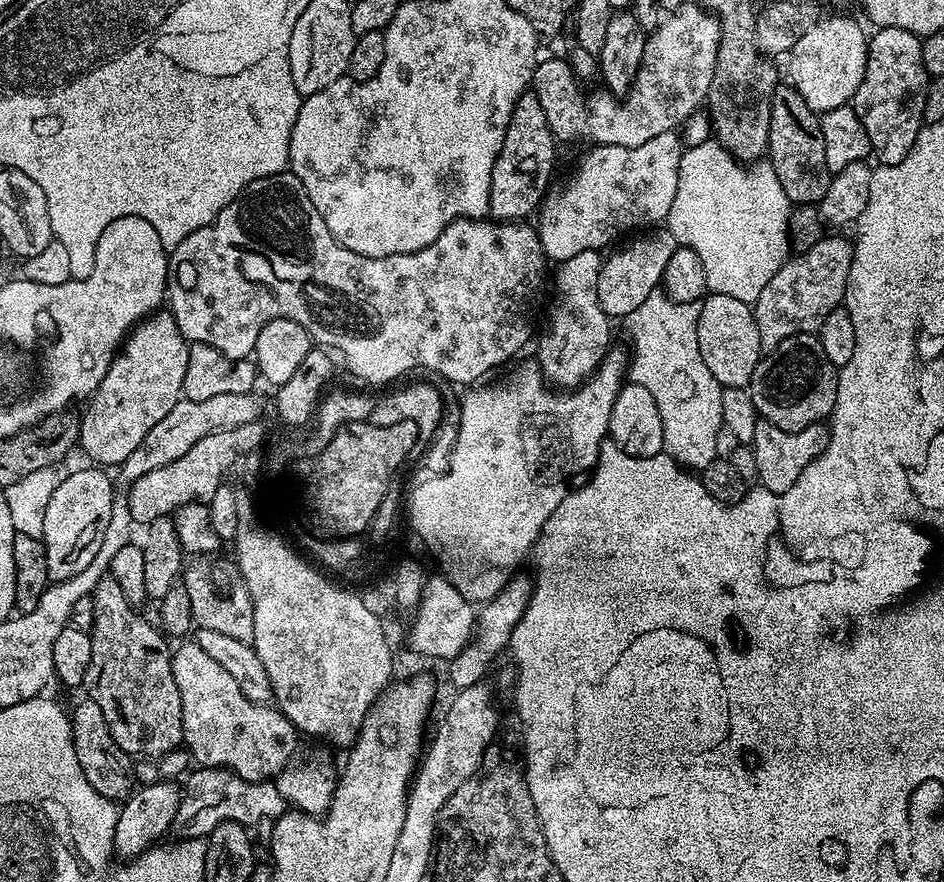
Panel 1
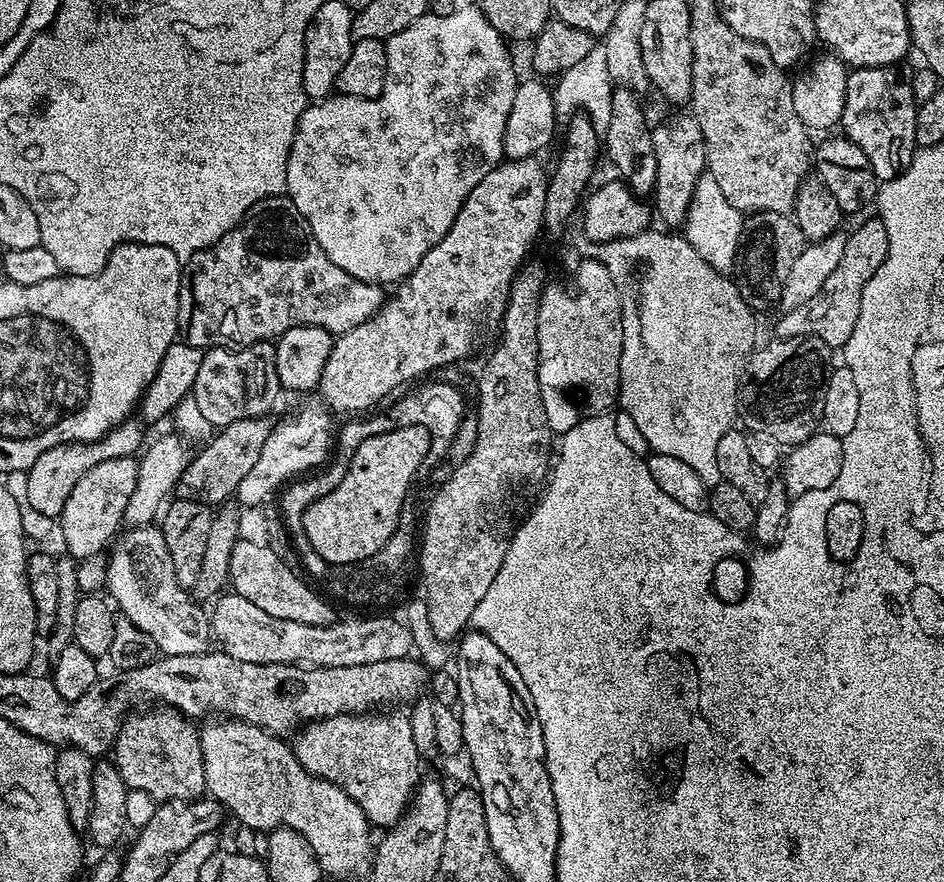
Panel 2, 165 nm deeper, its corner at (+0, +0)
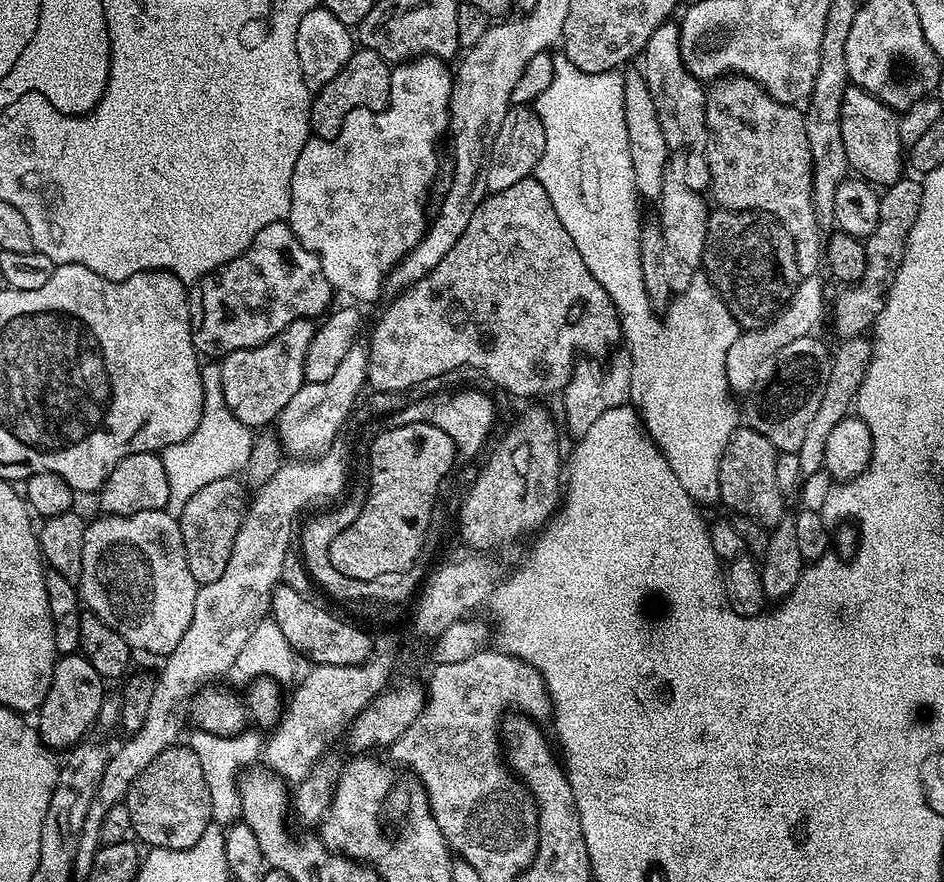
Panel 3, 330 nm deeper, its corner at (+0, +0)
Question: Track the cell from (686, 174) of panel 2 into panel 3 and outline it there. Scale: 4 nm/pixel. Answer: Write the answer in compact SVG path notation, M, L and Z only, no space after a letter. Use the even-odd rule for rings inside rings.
M668 176L664 179L663 194L658 201L660 208L656 222L662 230L665 247L669 254L667 267L669 267L671 290L674 294L679 294L692 285L693 279L701 271L710 207L708 208L703 195L681 188L677 179L675 182L673 178Z

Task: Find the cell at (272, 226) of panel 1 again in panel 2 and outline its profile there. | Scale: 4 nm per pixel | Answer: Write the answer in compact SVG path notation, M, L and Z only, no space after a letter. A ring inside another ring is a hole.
M287 195L267 196L265 200L257 202L244 215L244 219L241 220L239 226L230 229L226 234L222 234L222 238L218 238L218 242L214 242L209 248L201 248L189 260L183 261L176 326L183 343L201 350L209 348L248 348L251 344L275 341L276 337L294 326L318 326L333 334L354 330L354 326L362 326L362 322L370 319L380 309L385 299L386 292L381 285L354 278L350 274L346 274L346 270L334 266L334 262L330 262L330 258L326 258L326 250L322 250L322 246L318 246L318 238L314 238L306 218L302 218L302 214L298 214L298 206L294 206L294 202L289 200Z

